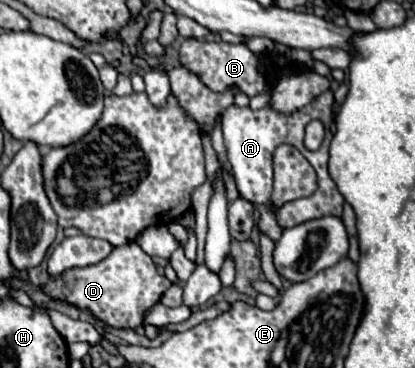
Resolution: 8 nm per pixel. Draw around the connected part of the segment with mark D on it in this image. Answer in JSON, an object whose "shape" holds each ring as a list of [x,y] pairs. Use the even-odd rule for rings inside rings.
{"shape":[[[136,242],[112,248],[112,252],[98,264],[84,268],[68,268],[58,276],[50,276],[42,292],[62,304],[72,304],[82,312],[92,314],[108,328],[136,330],[144,326],[144,314],[160,302],[162,294],[170,288],[168,278],[156,272],[154,260],[140,250]]]}

